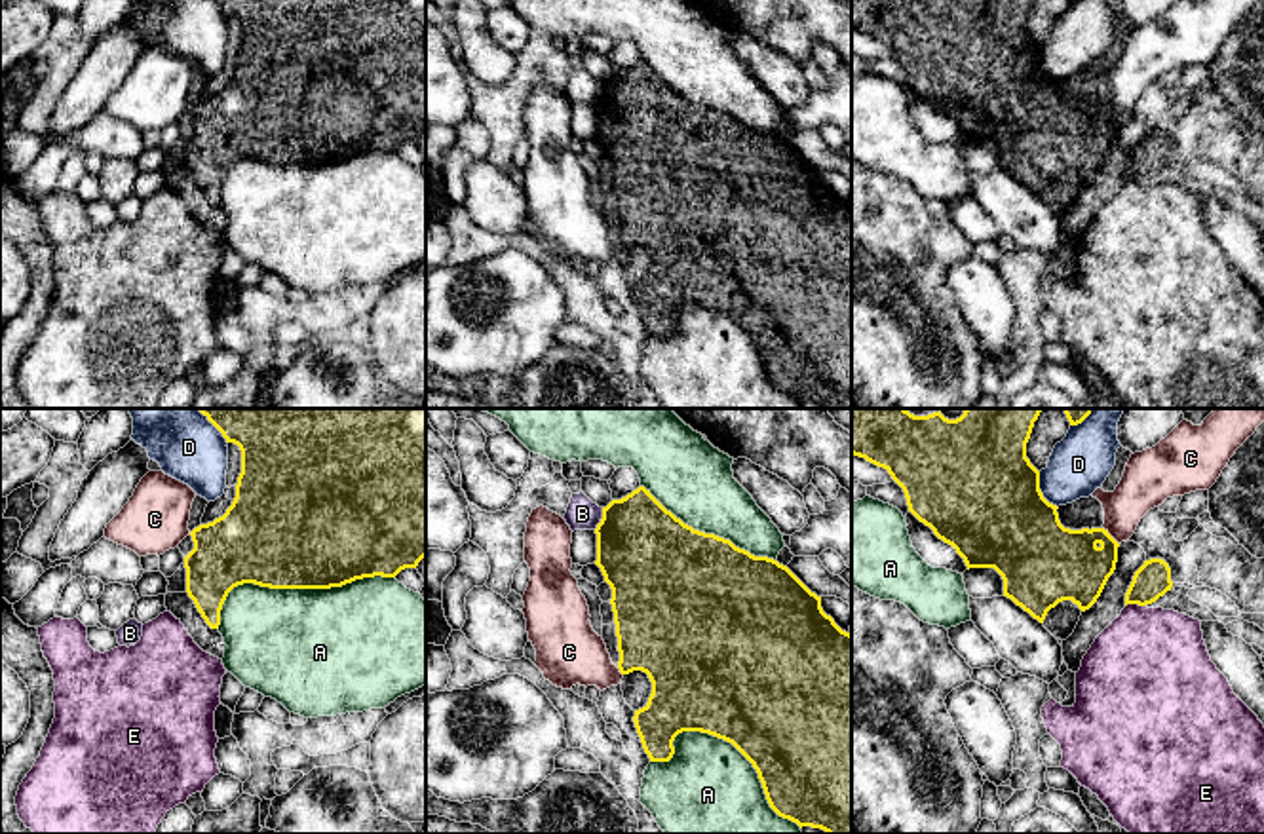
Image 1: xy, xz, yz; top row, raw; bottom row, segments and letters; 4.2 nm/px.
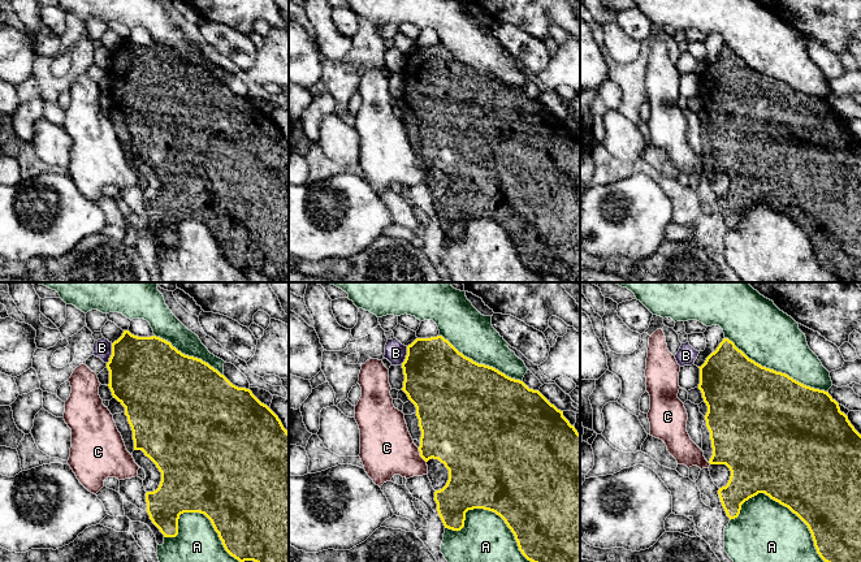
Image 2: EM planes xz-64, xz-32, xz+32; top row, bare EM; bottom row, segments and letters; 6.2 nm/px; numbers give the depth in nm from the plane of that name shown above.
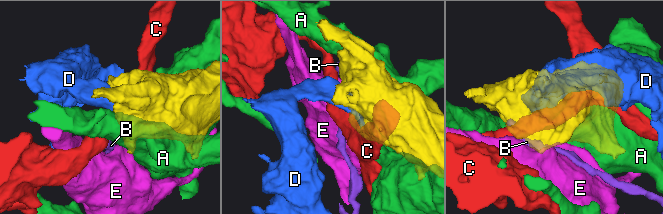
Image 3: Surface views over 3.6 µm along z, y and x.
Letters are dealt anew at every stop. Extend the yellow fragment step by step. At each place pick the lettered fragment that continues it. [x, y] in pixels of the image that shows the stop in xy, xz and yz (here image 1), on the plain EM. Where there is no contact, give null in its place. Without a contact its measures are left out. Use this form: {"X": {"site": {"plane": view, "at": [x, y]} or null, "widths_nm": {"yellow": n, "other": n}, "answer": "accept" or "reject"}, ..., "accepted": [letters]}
{"A": {"site": {"plane": "xy", "at": [293, 162]}, "widths_nm": {"yellow": 500, "other": 500}, "answer": "reject"}, "B": {"site": {"plane": "xz", "at": [601, 94]}, "widths_nm": {"yellow": 400, "other": 140}, "answer": "reject"}, "C": {"site": {"plane": "yz", "at": [1110, 111]}, "widths_nm": {"yellow": 300, "other": 200}, "answer": "reject"}, "D": {"site": {"plane": "yz", "at": [1040, 65]}, "widths_nm": {"yellow": 500, "other": 240}, "answer": "reject"}, "E": {"site": {"plane": "yz", "at": [1135, 177]}, "widths_nm": {"yellow": 160, "other": 440}, "answer": "reject"}, "accepted": []}

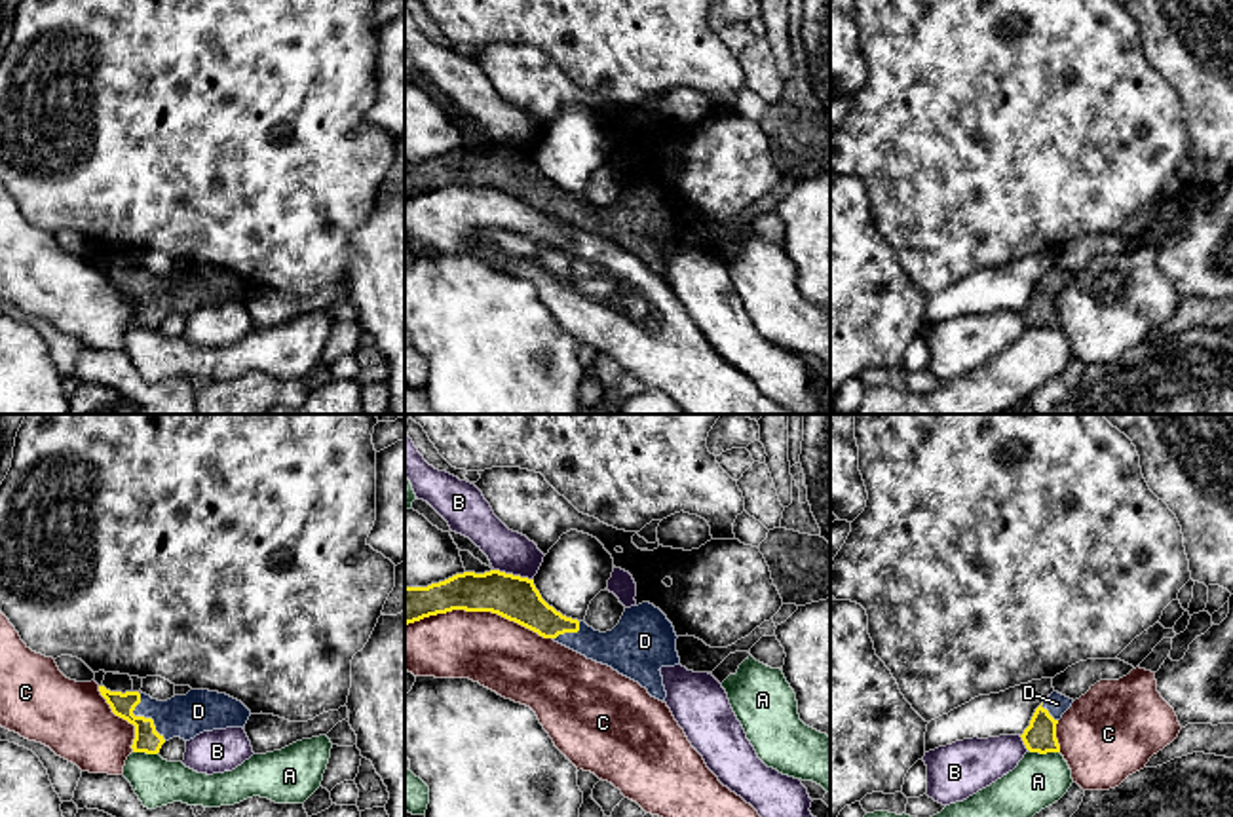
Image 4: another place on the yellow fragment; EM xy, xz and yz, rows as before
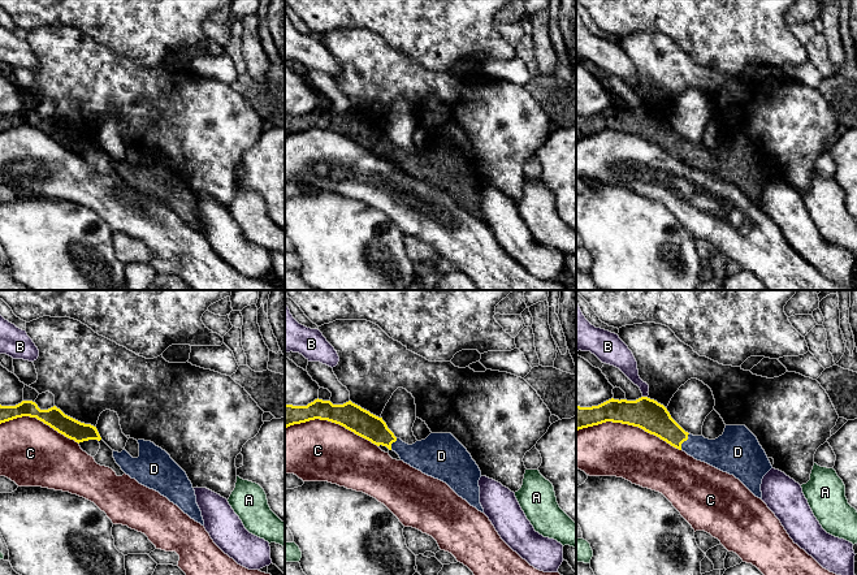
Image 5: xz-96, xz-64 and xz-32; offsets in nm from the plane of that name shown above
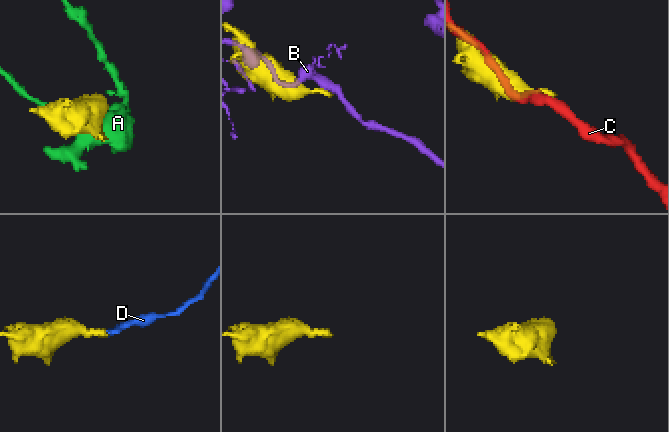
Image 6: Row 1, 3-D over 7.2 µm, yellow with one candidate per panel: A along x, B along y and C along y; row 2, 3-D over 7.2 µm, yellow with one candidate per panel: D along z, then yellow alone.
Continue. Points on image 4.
{"A": {"site": {"plane": "yz", "at": [1043, 327]}, "widths_nm": {"yellow": 140, "other": 220}, "answer": "reject"}, "B": {"site": {"plane": "xz", "at": [512, 149]}, "widths_nm": {"yellow": 190, "other": 180}, "answer": "reject"}, "C": {"site": {"plane": "xz", "at": [479, 185]}, "widths_nm": {"yellow": 190, "other": 300}, "answer": "reject"}, "D": {"site": {"plane": "xy", "at": [143, 291]}, "widths_nm": {"yellow": 110, "other": 180}, "answer": "accept"}, "accepted": ["D"]}

